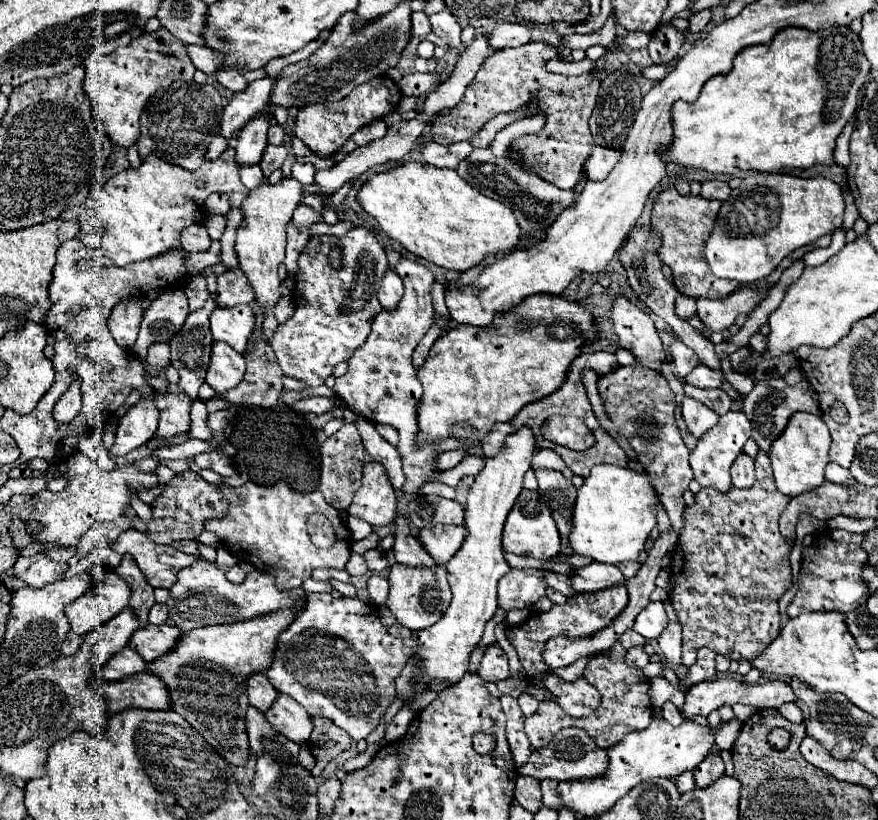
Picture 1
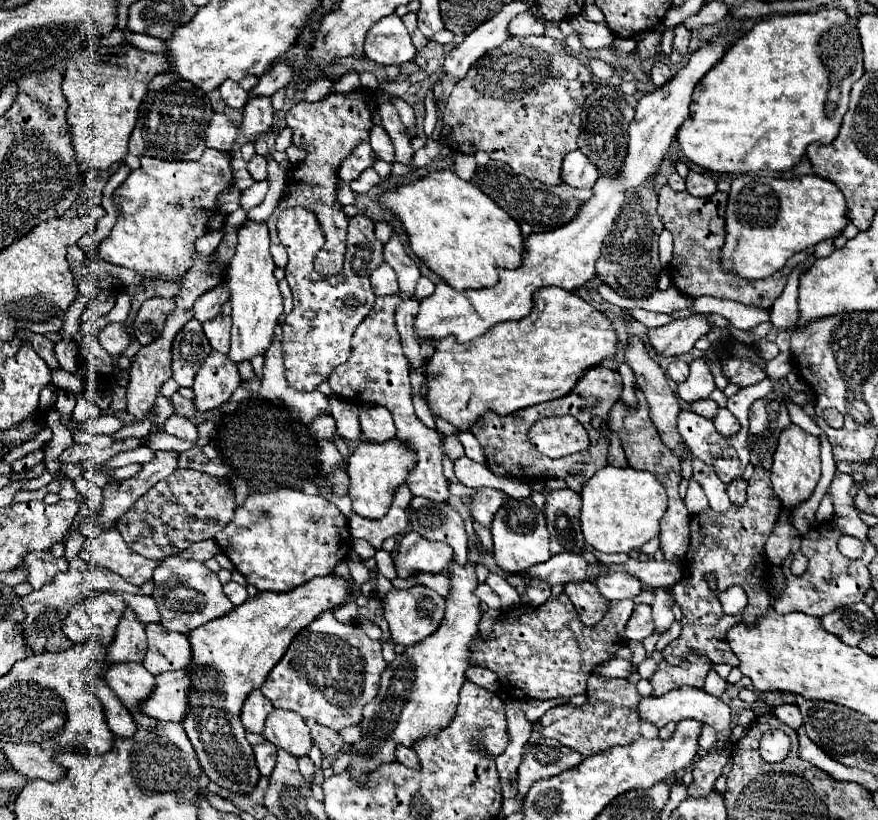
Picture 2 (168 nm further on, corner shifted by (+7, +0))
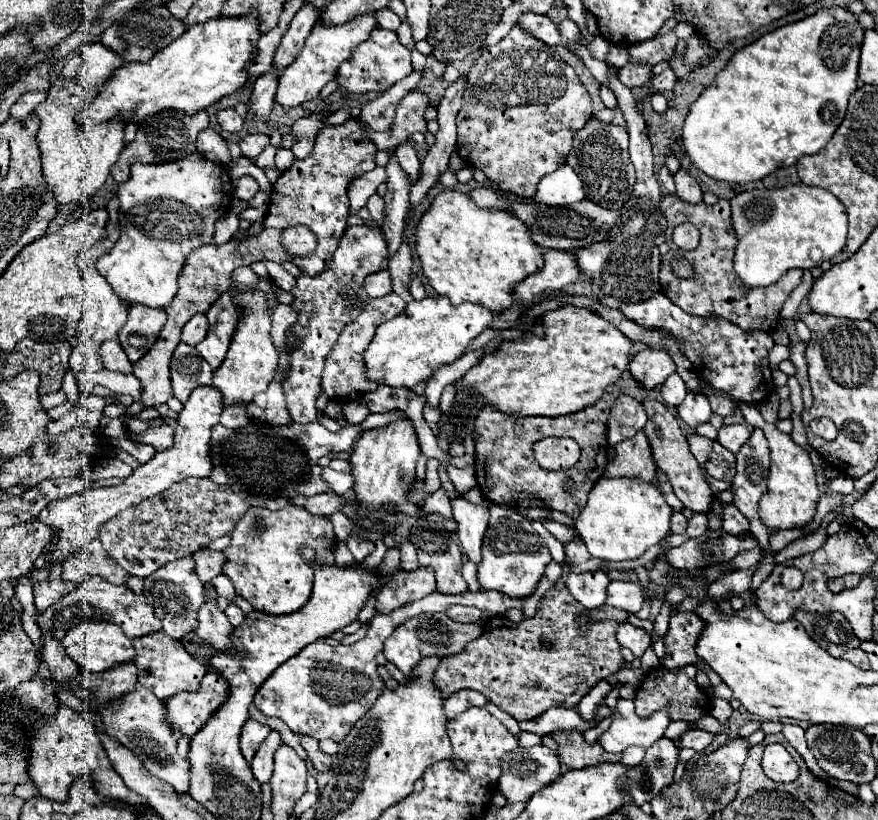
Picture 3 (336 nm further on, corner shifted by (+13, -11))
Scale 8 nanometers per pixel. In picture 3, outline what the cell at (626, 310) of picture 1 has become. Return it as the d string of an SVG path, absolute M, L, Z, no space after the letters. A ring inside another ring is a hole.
M645 400L643 408L645 408L647 418L649 418L645 428L643 428L643 432L649 438L651 454L653 454L653 462L657 466L657 470L667 474L675 496L683 502L685 508L689 508L691 512L701 512L701 514L709 512L711 502L713 502L713 490L711 490L709 482L705 480L705 476L701 474L701 470L697 466L697 460L689 452L687 438L683 436L683 432L679 428L679 420L671 414L671 410L667 406L663 406L657 400Z

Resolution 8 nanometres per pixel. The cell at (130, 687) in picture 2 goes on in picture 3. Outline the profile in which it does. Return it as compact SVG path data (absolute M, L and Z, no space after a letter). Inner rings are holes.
M137 686L135 692L129 692L121 700L111 702L107 708L99 710L99 714L107 728L107 734L129 748L133 754L137 754L149 774L165 780L177 794L189 792L189 760L177 754L177 740L167 724L165 702L153 698L153 694L149 694L149 690L145 690L143 686Z

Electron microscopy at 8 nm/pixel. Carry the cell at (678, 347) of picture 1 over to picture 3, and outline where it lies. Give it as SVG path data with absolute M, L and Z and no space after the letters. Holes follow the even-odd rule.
M671 374L671 376L663 382L663 386L661 386L661 396L663 396L663 400L665 400L667 406L677 408L677 406L685 400L685 394L687 394L687 386L685 386L685 382L681 380L679 374Z

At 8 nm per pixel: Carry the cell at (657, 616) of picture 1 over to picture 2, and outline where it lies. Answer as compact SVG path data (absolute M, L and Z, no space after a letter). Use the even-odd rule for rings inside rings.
M637 605L633 615L627 621L627 627L625 627L627 639L643 641L653 631L655 631L655 625L653 625L653 619L651 619L651 605Z

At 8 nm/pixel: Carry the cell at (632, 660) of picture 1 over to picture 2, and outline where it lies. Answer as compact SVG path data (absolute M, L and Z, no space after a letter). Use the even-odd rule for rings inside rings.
M611 659L611 661L607 661L607 663L603 663L601 667L599 667L599 671L601 671L601 675L605 677L605 679L613 679L613 677L629 677L631 675L631 671L633 671L633 665L631 665L631 661L627 661L627 659Z

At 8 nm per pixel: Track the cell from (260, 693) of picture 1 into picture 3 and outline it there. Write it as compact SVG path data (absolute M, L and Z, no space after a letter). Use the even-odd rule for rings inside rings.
M247 720L243 730L241 730L241 754L245 756L247 762L253 760L253 754L259 750L261 742L265 740L265 736L271 732L269 726L259 724L255 720Z

